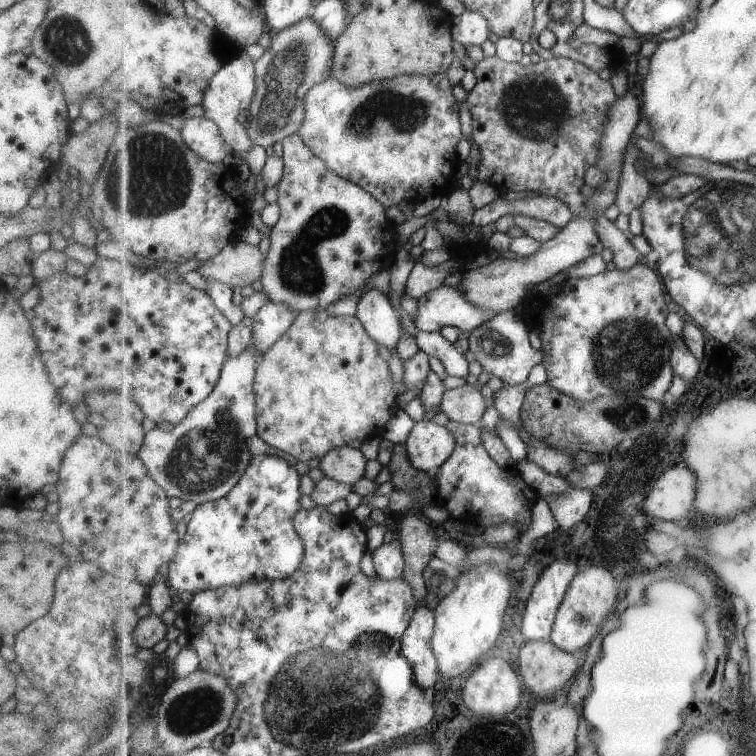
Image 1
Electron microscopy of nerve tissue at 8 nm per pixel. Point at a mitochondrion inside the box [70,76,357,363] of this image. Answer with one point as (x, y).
(154, 177)

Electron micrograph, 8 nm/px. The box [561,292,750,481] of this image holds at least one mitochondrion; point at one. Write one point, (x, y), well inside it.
(628, 354)

